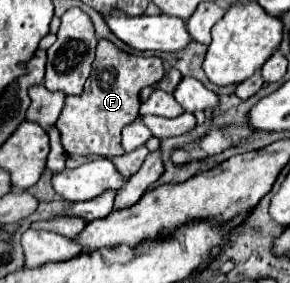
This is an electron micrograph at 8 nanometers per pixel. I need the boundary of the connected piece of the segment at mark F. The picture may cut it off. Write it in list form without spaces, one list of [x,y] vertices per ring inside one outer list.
[[[100,39],[98,47],[96,47],[96,59],[92,63],[92,73],[84,85],[84,91],[76,97],[66,97],[64,109],[56,121],[56,127],[60,129],[62,135],[62,147],[68,155],[104,155],[104,157],[116,157],[122,155],[122,145],[120,145],[120,133],[122,129],[136,121],[138,117],[138,109],[140,109],[140,91],[146,85],[154,85],[158,83],[162,77],[166,75],[164,67],[162,67],[162,59],[160,57],[138,57],[138,55],[130,55],[126,51],[120,51],[112,41],[108,39]]]

